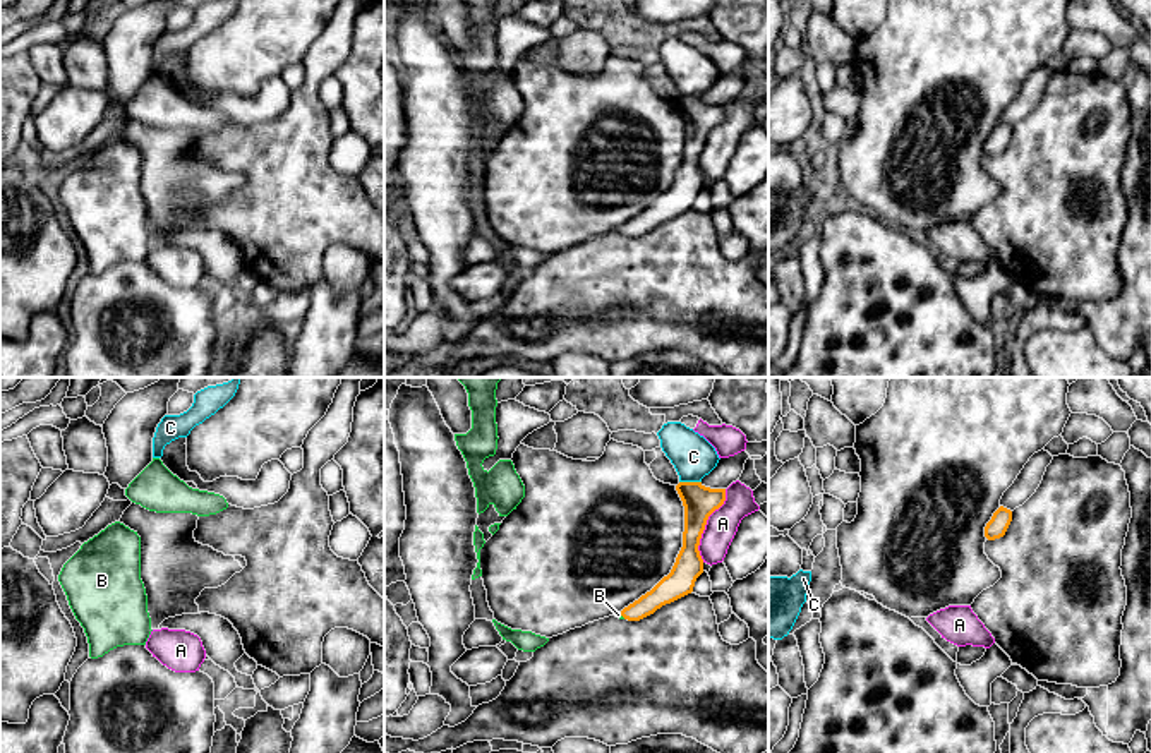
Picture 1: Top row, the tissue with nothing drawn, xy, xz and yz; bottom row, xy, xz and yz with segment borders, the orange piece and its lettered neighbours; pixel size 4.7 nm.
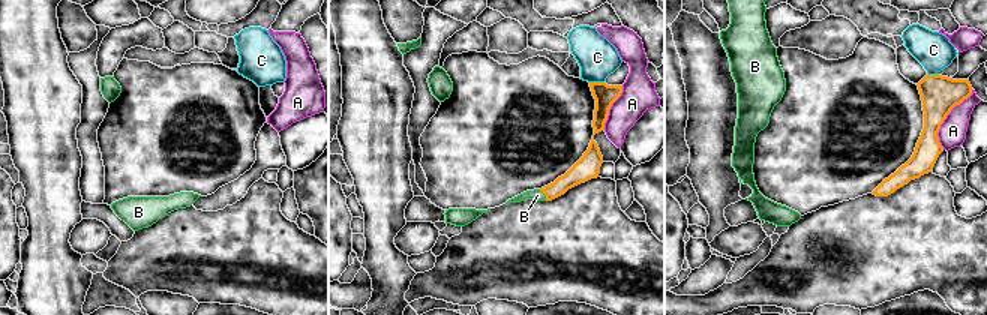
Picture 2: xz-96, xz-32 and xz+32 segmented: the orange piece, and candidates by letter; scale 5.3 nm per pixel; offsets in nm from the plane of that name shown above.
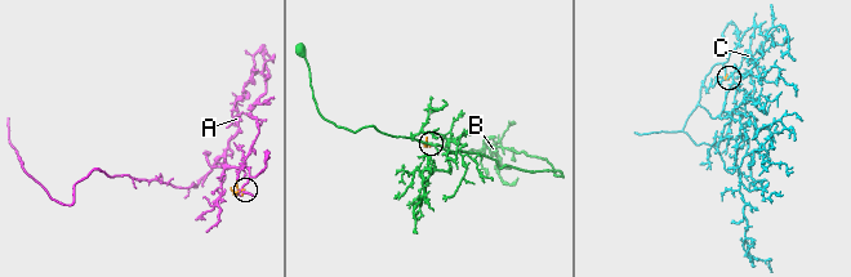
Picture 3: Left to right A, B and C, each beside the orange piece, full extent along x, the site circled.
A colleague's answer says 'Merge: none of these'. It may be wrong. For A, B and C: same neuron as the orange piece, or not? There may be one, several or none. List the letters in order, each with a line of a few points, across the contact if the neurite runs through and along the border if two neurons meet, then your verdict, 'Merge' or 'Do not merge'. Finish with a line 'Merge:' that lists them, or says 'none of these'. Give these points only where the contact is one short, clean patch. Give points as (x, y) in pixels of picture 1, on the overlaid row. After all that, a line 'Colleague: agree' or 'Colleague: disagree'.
A: Do not merge
B: Line: xz (668, 590), (637, 611), (621, 614), (618, 614). Merge
C: Do not merge
Merge: B
Colleague: disagree

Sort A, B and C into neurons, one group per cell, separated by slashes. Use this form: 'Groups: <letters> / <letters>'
Groups: A / B / C

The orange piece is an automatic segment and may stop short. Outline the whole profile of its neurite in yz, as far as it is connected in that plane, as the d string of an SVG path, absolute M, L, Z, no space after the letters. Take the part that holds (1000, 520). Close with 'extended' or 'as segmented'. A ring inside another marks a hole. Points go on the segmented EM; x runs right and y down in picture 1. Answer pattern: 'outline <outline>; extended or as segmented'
outline M1000 506L993 513L991 520L986 523L986 527L985 527L985 537L988 540L995 540L995 539L1003 537L1005 532L1007 532L1007 528L1009 528L1009 525L1010 525L1010 521L1012 521L1012 511L1007 509L1007 508L1003 508L1003 506Z; as segmented

